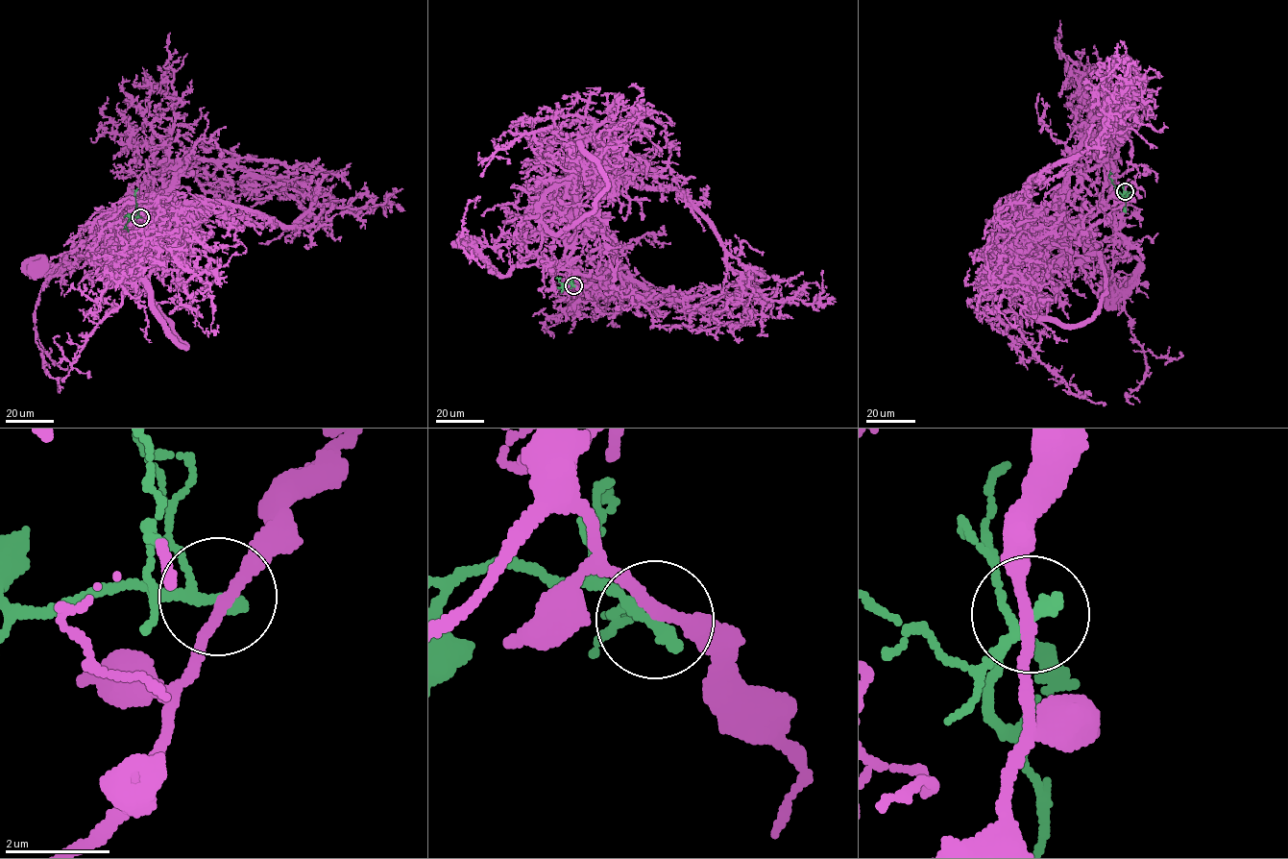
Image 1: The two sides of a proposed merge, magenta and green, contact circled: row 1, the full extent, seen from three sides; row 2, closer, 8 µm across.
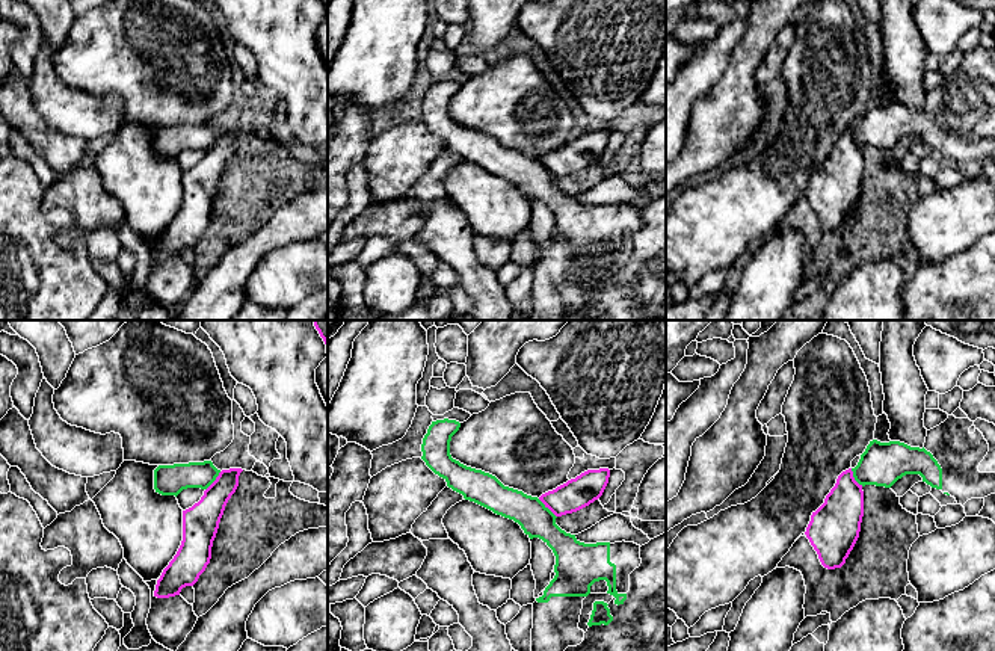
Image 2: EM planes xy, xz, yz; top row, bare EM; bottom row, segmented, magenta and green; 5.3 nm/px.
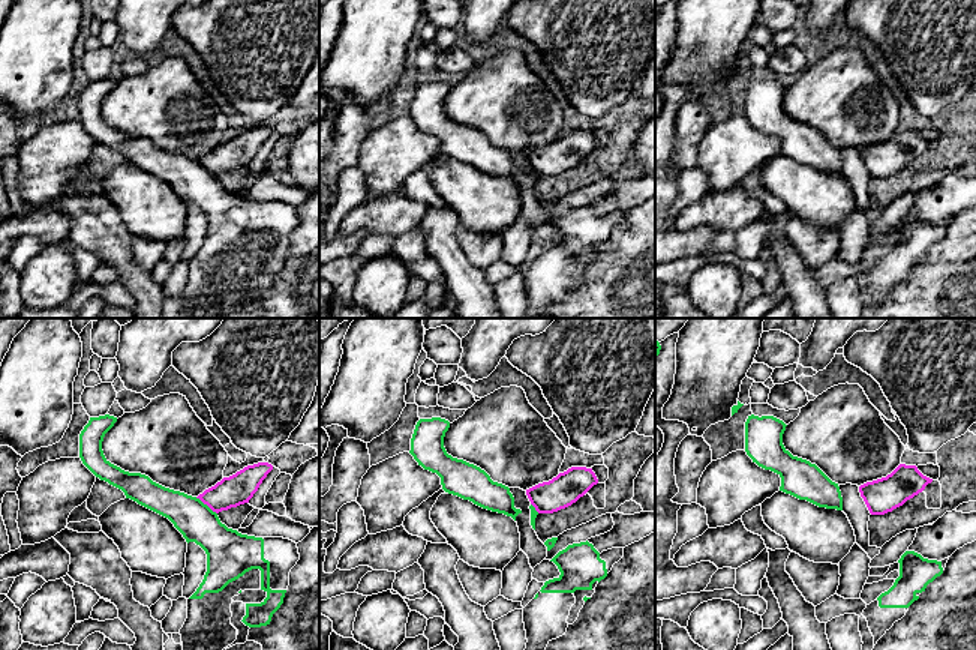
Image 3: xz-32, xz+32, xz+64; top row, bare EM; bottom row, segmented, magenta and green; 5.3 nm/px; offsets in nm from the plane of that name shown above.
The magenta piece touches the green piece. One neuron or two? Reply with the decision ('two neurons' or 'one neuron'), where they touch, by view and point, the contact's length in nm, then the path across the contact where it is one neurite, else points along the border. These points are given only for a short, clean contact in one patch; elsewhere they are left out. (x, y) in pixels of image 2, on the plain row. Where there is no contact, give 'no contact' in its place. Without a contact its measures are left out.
two neurons | xz (547, 168) | 140 nm | along xz (538, 160), (556, 178)

